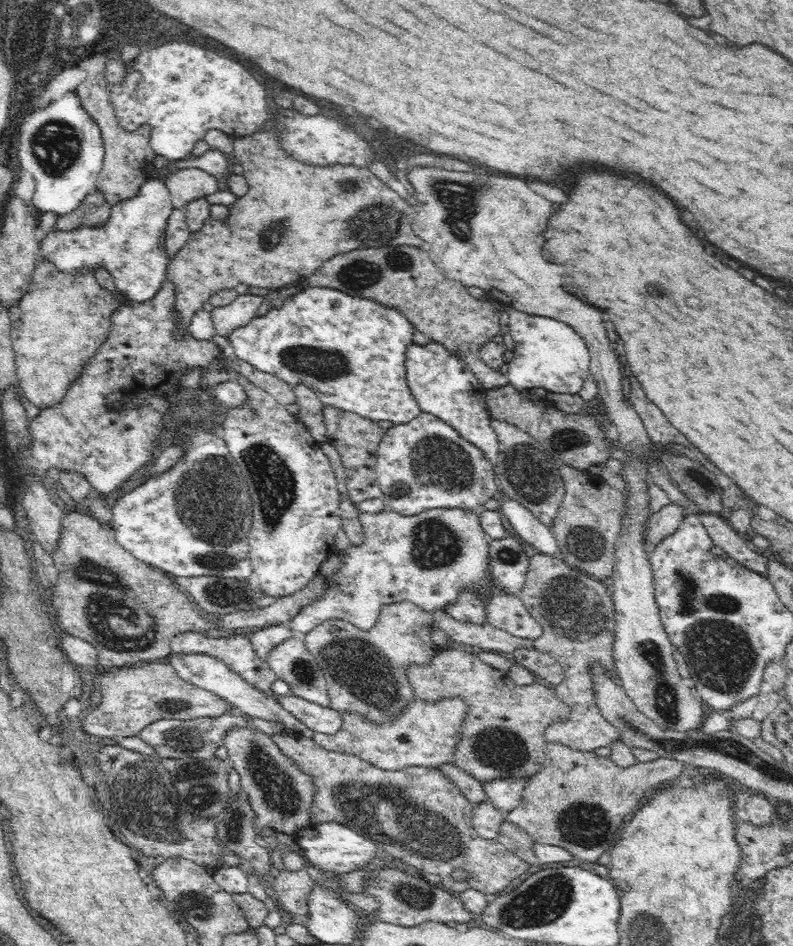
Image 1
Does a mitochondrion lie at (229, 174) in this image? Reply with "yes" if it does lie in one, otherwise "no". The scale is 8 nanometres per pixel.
no

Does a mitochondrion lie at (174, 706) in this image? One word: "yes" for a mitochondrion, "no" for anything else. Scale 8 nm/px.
yes

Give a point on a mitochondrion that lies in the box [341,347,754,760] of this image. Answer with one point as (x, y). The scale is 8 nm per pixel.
(566, 602)

